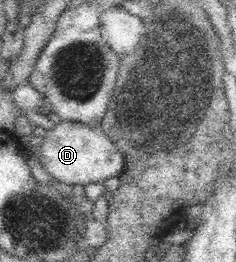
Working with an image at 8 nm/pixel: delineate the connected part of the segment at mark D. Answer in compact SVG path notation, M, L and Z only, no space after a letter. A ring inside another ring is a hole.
M57 121L55 128L47 130L41 144L41 162L45 173L52 182L59 181L62 186L103 183L113 177L118 177L125 164L124 157L111 141L108 131L91 129L75 121Z

